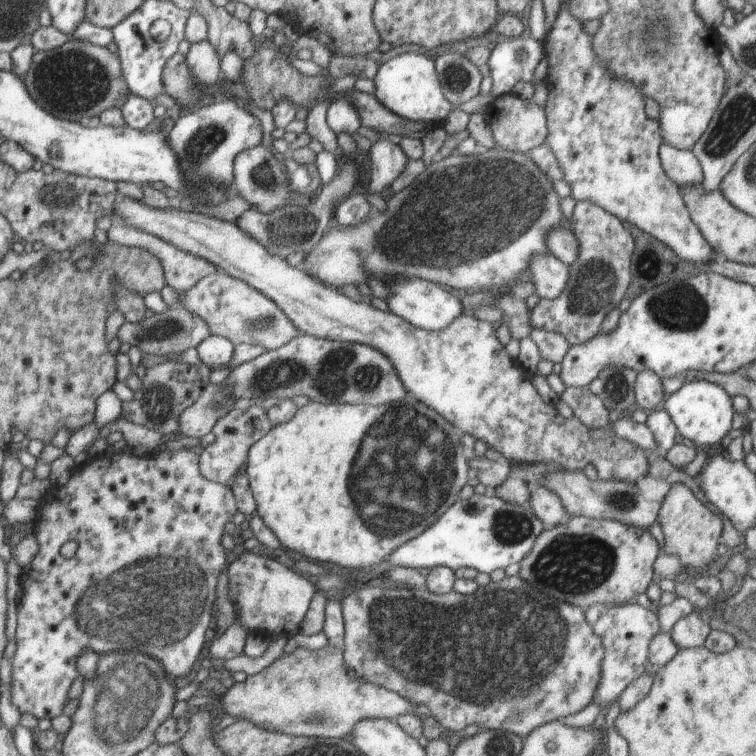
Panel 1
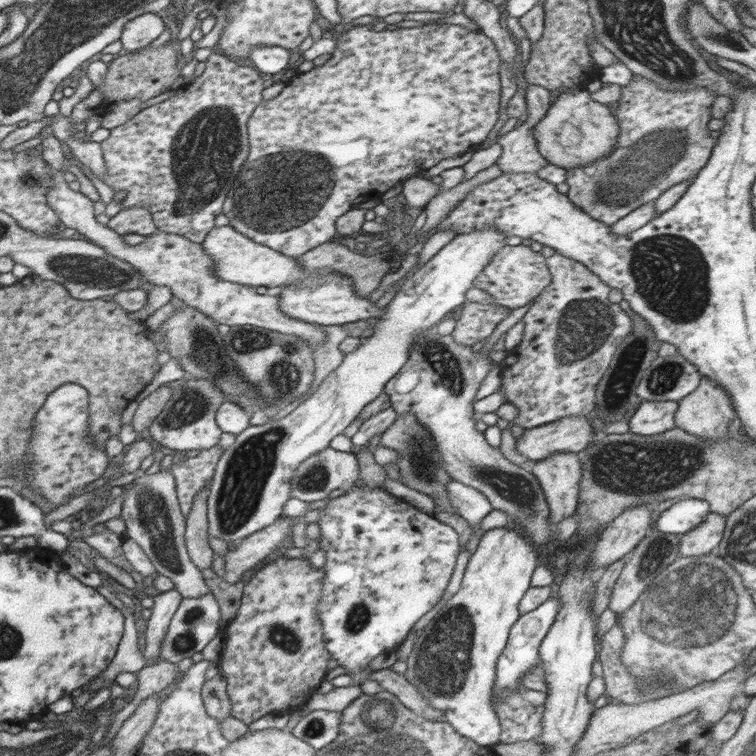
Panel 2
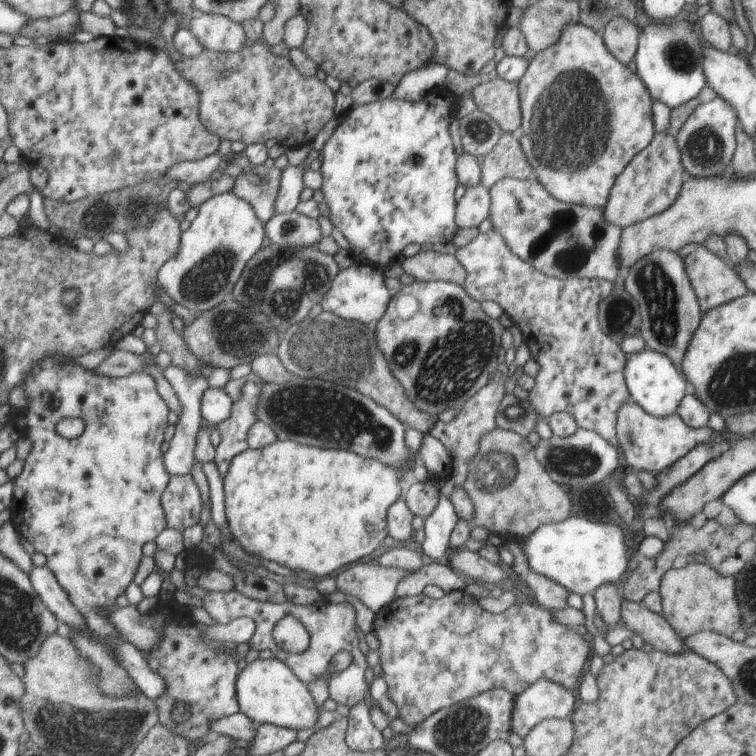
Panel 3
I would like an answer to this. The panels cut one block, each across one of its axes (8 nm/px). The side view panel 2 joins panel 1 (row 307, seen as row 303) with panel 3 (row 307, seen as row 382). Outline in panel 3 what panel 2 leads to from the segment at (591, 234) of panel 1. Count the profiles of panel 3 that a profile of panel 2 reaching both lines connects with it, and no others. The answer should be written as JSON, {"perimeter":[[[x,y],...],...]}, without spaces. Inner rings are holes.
{"perimeter":[[[494,228],[486,233],[480,233],[470,244],[457,248],[455,258],[466,270],[467,276],[463,288],[476,300],[495,301],[504,309],[513,323],[517,323],[525,338],[525,344],[540,365],[540,372],[535,378],[535,384],[530,391],[529,400],[536,406],[534,410],[549,418],[552,414],[568,412],[579,428],[594,430],[602,438],[610,440],[610,444],[618,444],[616,422],[622,404],[632,402],[632,396],[626,385],[624,368],[628,362],[628,355],[620,348],[620,343],[612,340],[604,328],[600,327],[600,304],[614,289],[610,281],[590,278],[565,278],[546,276],[523,262],[512,254],[504,236]]]}

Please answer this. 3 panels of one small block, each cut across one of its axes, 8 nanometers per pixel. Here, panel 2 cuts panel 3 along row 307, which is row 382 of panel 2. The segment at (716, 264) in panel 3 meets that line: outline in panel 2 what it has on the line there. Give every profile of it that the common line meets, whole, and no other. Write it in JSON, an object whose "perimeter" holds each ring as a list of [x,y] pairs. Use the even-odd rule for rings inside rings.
{"perimeter":[[[701,378],[699,386],[685,398],[677,402],[675,427],[682,428],[689,434],[718,441],[727,438],[728,424],[735,418],[735,408],[727,390],[711,378]]]}

